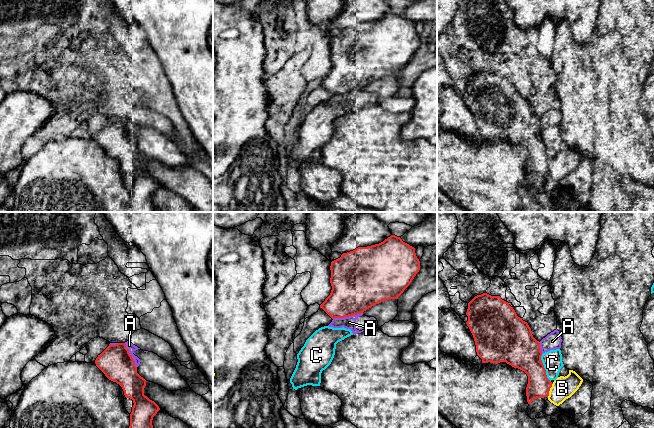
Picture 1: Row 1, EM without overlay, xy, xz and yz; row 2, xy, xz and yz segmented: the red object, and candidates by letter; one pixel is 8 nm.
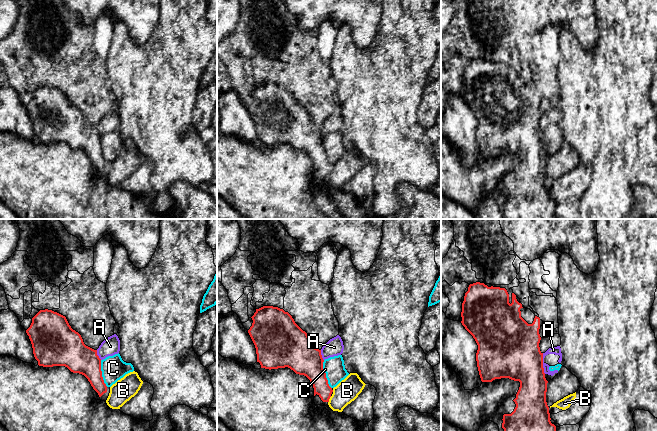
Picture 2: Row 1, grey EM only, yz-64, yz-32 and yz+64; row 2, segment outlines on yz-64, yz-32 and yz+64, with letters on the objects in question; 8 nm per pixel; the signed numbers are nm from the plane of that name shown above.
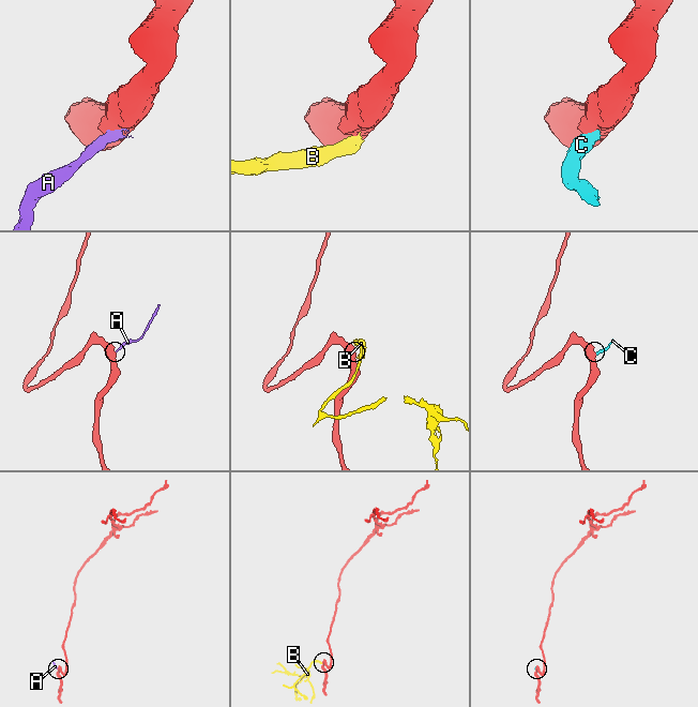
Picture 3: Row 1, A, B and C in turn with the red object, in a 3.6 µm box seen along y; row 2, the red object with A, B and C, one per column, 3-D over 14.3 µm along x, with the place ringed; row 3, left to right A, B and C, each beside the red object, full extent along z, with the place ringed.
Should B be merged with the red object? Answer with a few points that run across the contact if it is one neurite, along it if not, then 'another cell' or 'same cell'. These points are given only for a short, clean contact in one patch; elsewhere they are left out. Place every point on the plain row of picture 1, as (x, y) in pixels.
another cell

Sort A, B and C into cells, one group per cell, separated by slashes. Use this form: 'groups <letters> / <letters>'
groups A / B / C

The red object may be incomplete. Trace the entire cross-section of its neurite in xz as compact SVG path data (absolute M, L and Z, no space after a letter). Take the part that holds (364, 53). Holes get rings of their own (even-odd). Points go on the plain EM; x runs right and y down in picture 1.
M391 11L383 18L358 23L331 38L330 71L320 81L332 95L358 91L385 76L398 75L420 46L415 24Z

